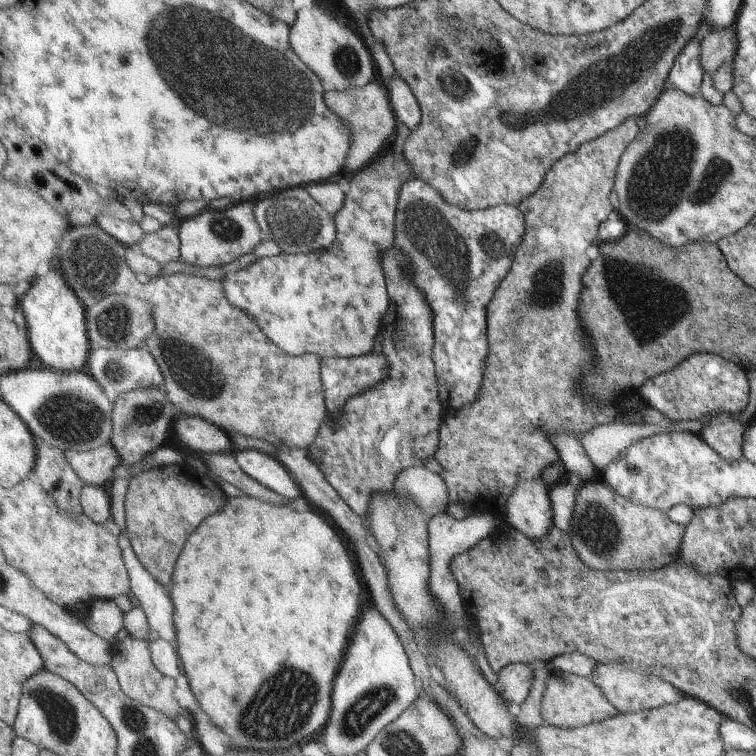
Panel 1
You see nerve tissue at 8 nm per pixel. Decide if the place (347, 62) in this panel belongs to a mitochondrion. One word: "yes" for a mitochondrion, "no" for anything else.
yes

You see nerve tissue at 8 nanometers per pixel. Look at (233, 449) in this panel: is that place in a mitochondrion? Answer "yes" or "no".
no

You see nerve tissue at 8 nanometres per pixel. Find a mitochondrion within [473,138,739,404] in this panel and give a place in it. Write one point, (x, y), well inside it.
(650, 304)

